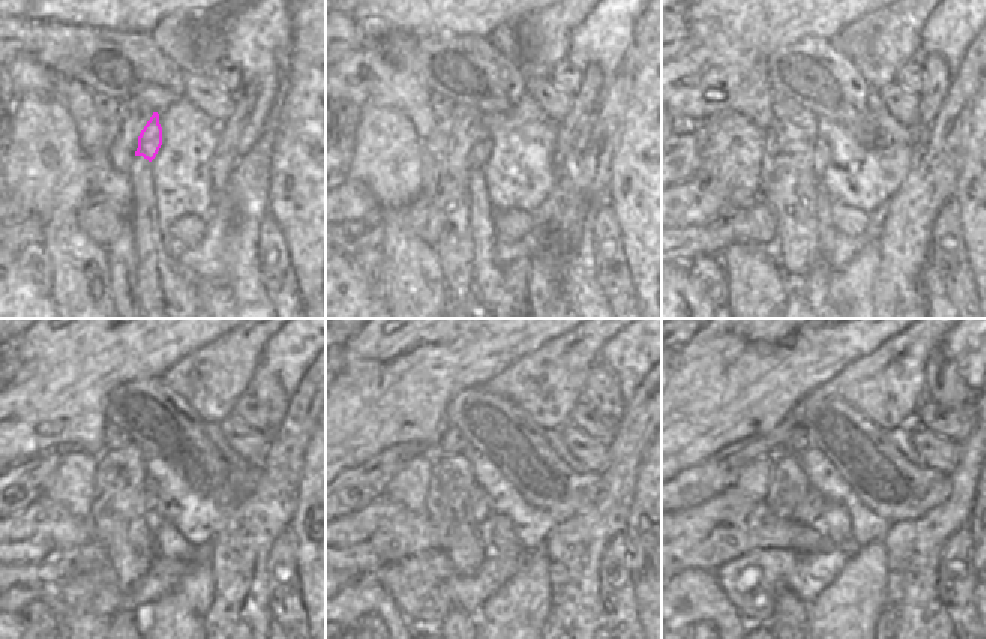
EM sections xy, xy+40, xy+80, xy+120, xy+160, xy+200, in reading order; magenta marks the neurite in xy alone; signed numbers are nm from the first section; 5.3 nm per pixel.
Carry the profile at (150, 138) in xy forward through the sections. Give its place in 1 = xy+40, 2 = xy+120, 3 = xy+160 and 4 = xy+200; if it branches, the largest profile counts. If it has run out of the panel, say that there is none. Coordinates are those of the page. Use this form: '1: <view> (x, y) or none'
1: xy+40 (482, 150)
2: xy+120 (149, 488)
3: xy+160 (477, 507)
4: xy+200 (812, 506)

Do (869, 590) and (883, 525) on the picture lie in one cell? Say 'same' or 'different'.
different

